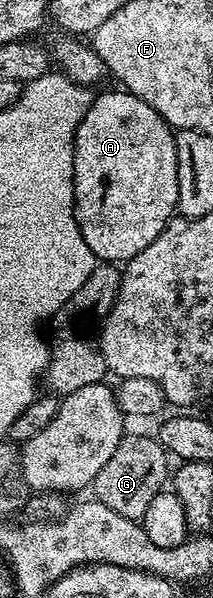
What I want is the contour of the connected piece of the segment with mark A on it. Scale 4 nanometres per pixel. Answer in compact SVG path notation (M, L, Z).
M125 90L95 95L74 135L74 213L88 250L102 262L125 262L165 230L178 207L175 133L165 118Z

